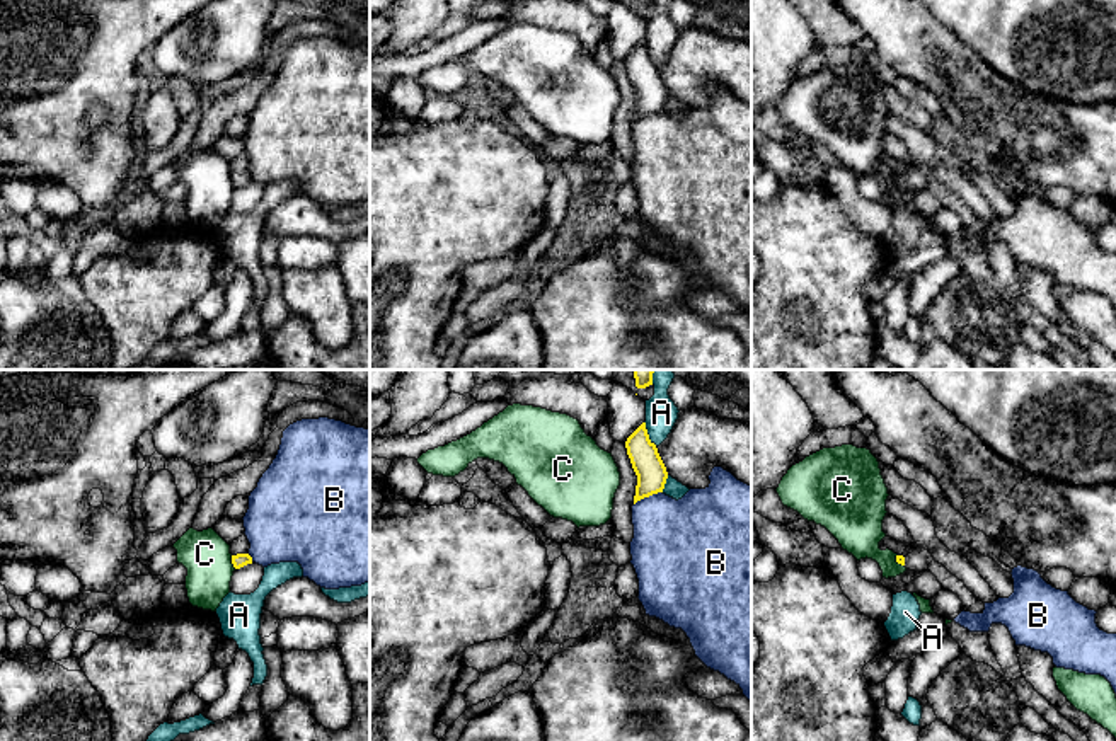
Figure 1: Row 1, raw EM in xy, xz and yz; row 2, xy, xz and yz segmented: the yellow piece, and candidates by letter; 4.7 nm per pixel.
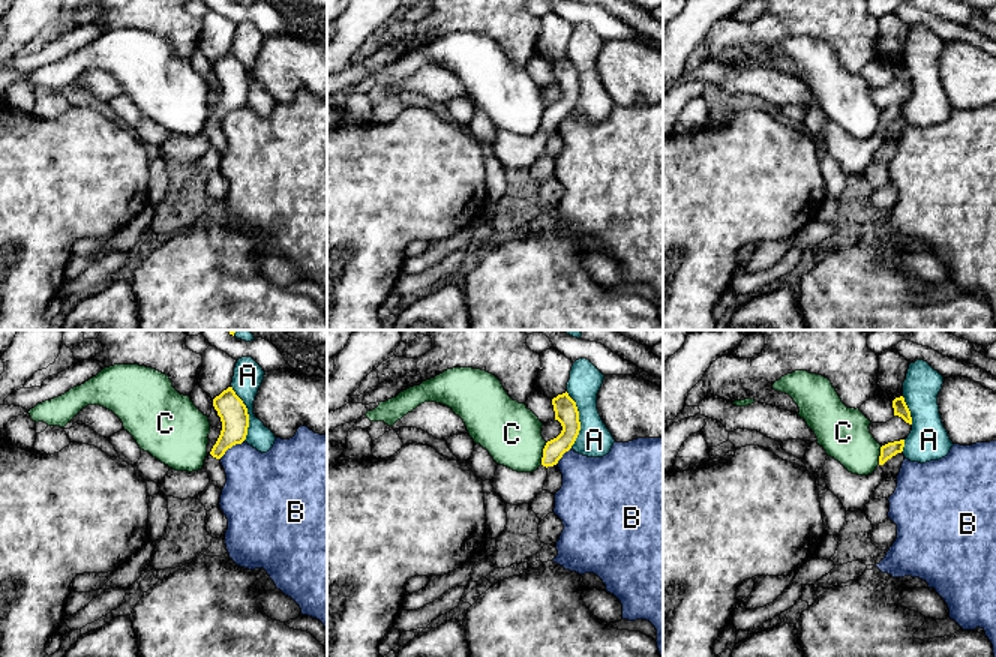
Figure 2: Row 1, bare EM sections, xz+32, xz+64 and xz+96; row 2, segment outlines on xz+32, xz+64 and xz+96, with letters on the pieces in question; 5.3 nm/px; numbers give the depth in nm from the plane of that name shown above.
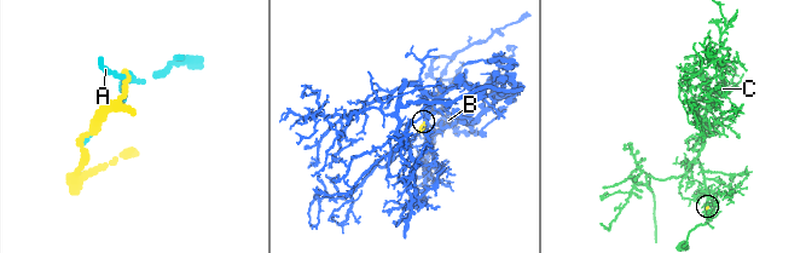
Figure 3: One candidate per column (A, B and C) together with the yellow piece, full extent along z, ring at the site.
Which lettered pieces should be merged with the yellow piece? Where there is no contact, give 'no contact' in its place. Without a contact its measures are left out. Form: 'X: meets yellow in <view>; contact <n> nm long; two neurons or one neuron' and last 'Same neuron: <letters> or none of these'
A: meets yellow in xz; contact 130 nm long; two neurons
B: meets yellow in xz; contact 150 nm long; two neurons
C: meets yellow in xy; contact 70 nm long; two neurons
Same neuron: none of these

